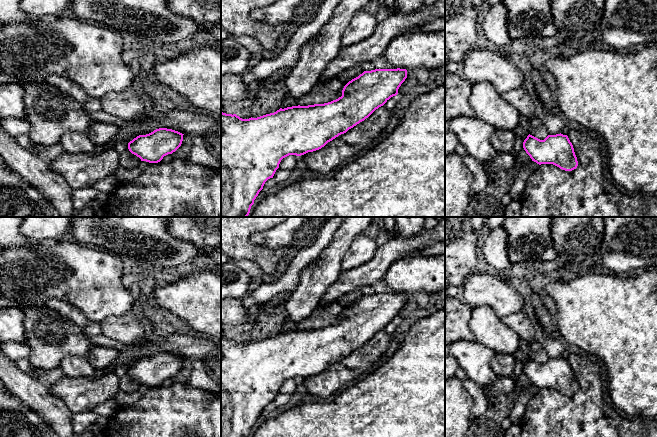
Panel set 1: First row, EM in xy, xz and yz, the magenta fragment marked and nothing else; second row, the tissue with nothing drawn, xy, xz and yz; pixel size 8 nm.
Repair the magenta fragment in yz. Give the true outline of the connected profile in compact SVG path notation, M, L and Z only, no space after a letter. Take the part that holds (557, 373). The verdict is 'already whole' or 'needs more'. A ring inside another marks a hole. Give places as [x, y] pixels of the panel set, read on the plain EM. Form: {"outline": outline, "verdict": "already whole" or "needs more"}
{"outline": "M528 359L523 366L523 372L532 385L537 388L553 388L565 395L577 392L578 385L572 367L567 359L548 359L540 364Z", "verdict": "already whole"}

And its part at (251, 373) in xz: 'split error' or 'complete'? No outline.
complete

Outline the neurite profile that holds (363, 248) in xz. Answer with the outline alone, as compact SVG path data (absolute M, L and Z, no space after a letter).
M359 234L351 243L342 260L342 271L347 271L369 262L378 249L376 238Z

